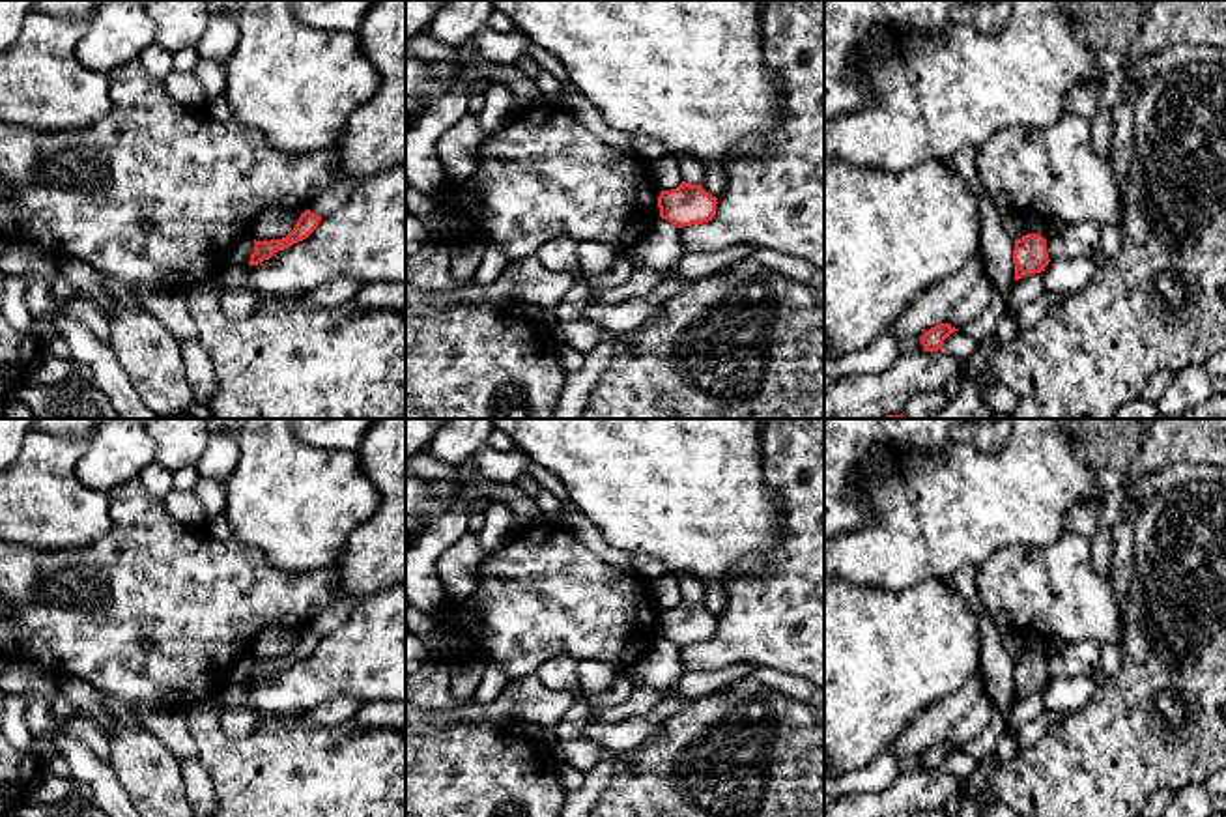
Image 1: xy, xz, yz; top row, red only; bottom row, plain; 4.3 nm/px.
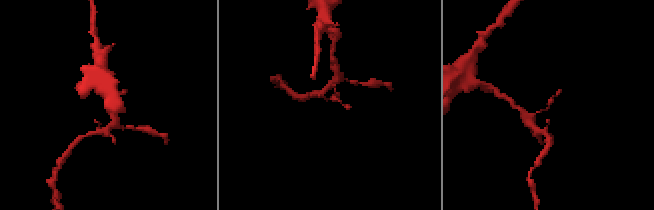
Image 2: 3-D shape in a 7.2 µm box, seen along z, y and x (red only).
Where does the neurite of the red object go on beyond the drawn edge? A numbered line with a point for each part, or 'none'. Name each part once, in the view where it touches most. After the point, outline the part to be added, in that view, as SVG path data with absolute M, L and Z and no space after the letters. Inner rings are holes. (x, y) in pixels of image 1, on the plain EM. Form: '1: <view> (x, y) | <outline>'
none

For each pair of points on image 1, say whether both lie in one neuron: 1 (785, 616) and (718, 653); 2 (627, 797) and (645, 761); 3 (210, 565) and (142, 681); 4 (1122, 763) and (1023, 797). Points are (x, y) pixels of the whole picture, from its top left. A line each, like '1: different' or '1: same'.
1: same
2: same
3: same
4: same

